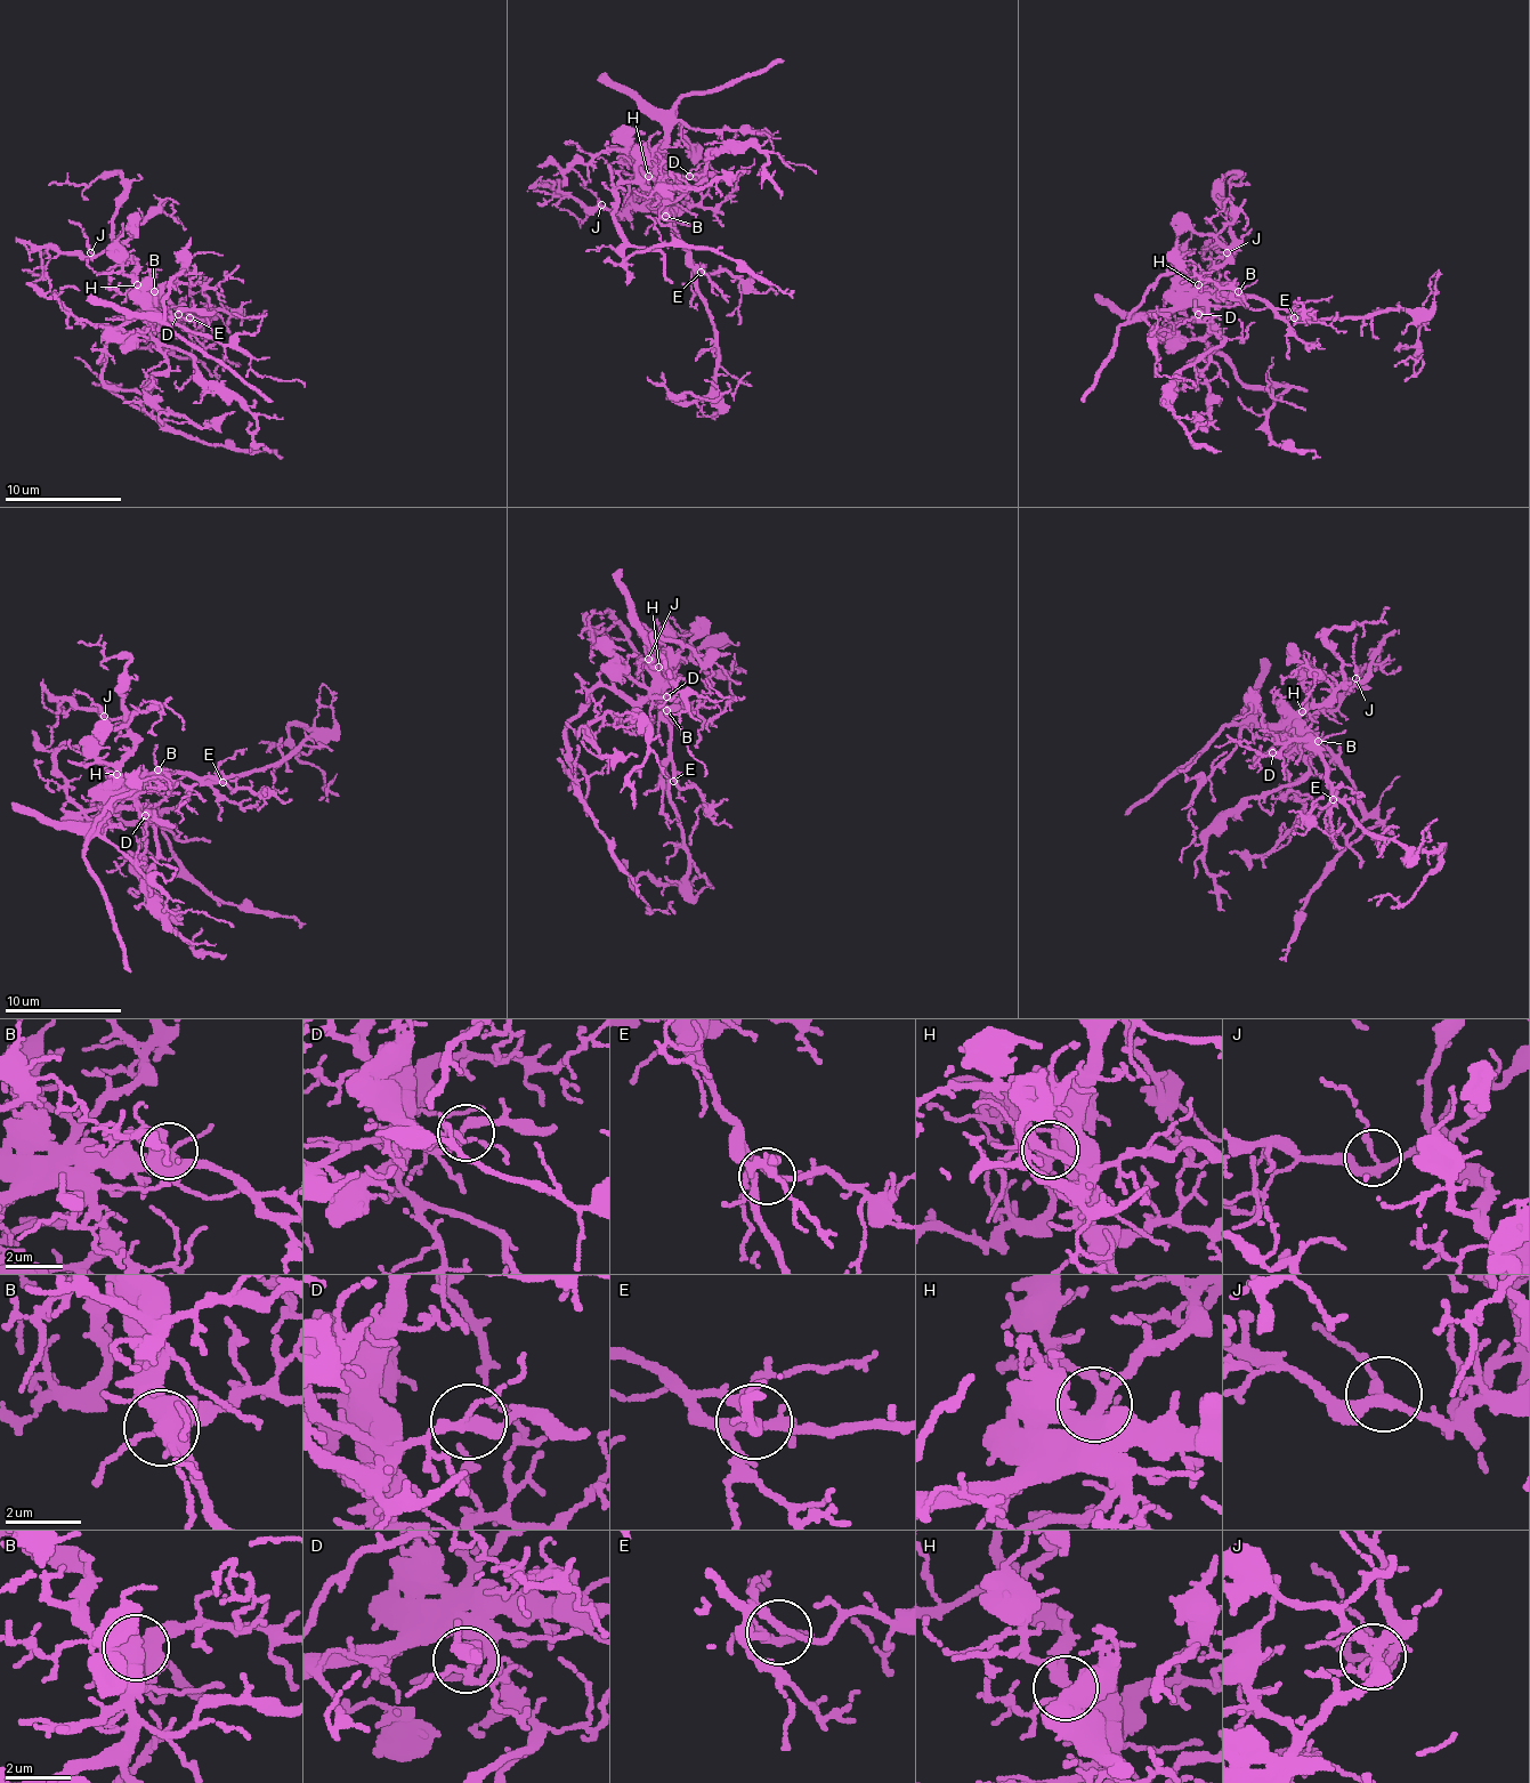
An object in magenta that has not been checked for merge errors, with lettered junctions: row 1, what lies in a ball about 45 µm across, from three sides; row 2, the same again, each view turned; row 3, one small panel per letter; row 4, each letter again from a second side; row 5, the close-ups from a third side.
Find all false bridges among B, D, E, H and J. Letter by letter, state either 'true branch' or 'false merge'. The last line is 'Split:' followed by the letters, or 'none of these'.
B: true branch
D: true branch
E: true branch
H: true branch
J: true branch
Split: none of these

